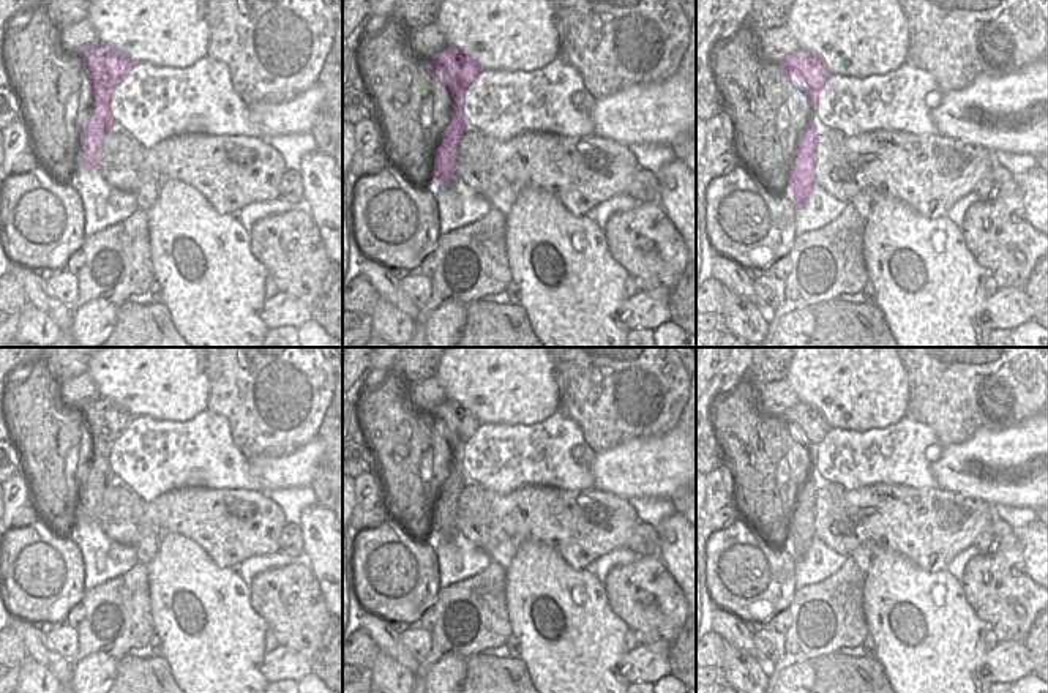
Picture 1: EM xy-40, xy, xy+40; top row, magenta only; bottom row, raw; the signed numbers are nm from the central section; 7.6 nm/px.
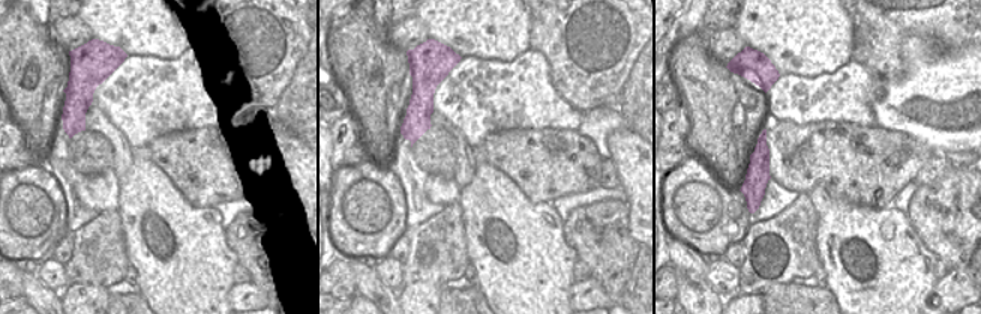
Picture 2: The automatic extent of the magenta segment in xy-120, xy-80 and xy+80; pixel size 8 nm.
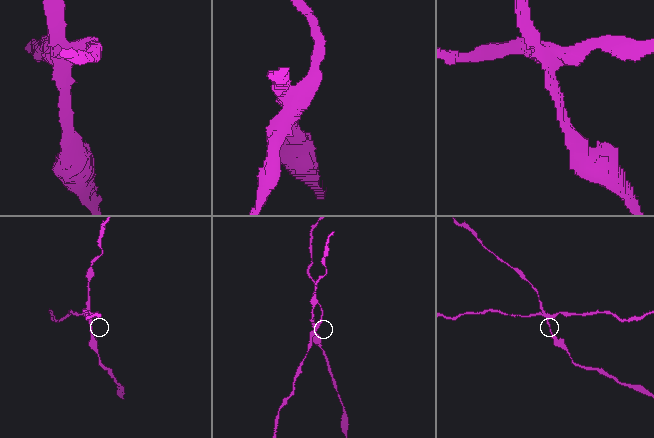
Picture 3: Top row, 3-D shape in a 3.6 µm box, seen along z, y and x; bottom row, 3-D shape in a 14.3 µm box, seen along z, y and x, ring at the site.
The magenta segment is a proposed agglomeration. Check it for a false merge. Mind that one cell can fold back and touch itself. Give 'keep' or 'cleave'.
cleave

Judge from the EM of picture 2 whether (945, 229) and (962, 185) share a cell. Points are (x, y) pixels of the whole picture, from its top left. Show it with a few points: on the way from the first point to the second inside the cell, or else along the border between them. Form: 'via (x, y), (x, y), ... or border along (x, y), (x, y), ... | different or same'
via (950, 218), (954, 196) | same

